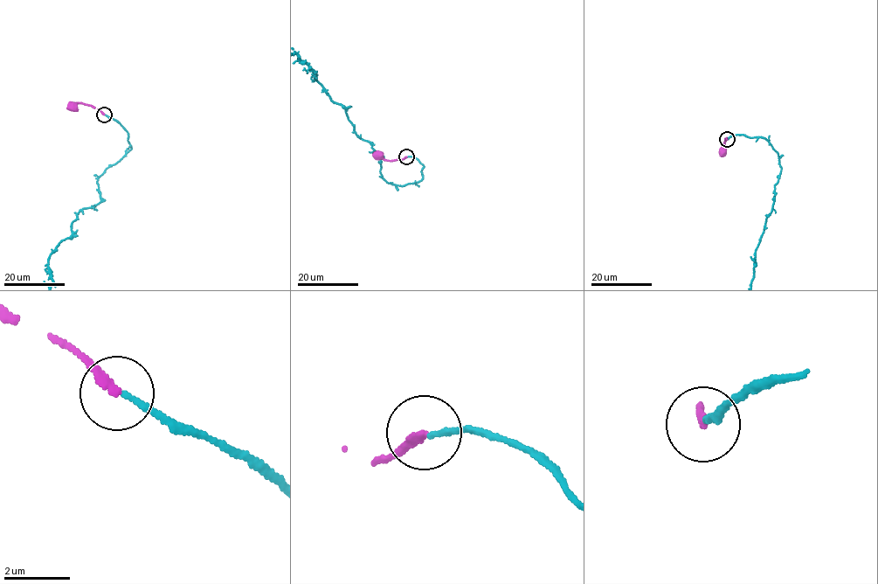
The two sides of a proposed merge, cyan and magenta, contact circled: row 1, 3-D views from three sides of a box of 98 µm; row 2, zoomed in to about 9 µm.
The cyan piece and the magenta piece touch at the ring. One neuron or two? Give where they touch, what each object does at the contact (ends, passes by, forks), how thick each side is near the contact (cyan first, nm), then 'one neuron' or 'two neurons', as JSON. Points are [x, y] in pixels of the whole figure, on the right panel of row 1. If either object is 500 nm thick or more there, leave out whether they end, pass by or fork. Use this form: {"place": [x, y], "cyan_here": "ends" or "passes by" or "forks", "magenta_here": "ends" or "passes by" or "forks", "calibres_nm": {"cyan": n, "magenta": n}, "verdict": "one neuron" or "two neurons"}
{"place": [727, 139], "cyan_here": "ends", "magenta_here": "ends", "calibres_nm": {"cyan": 160, "magenta": 200}, "verdict": "one neuron"}

